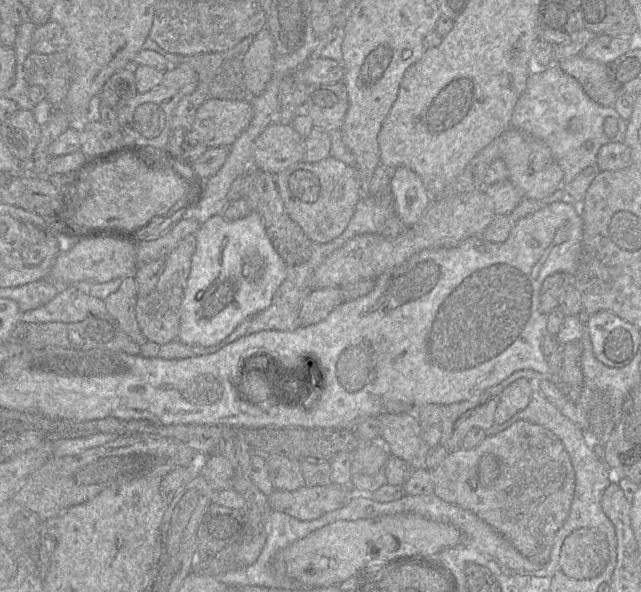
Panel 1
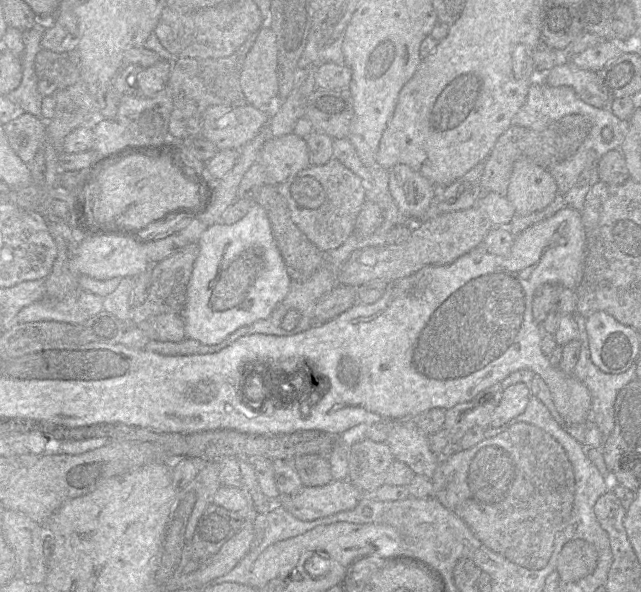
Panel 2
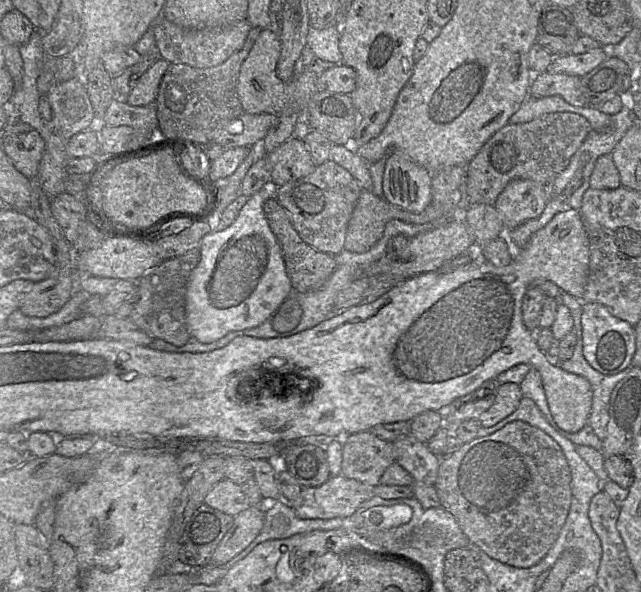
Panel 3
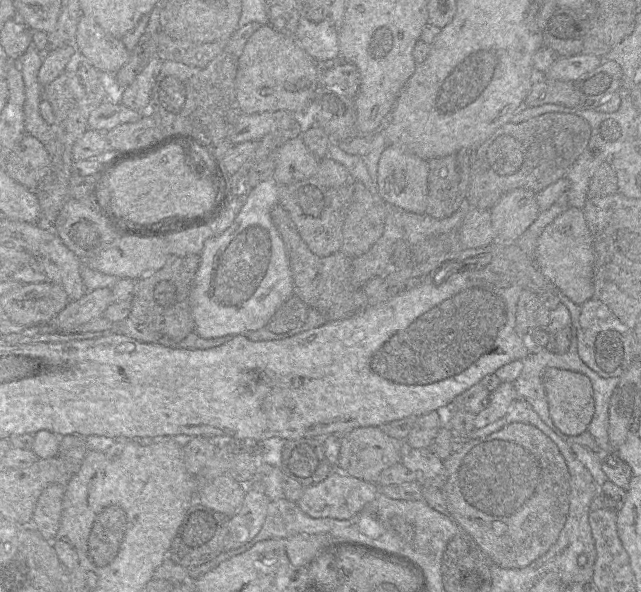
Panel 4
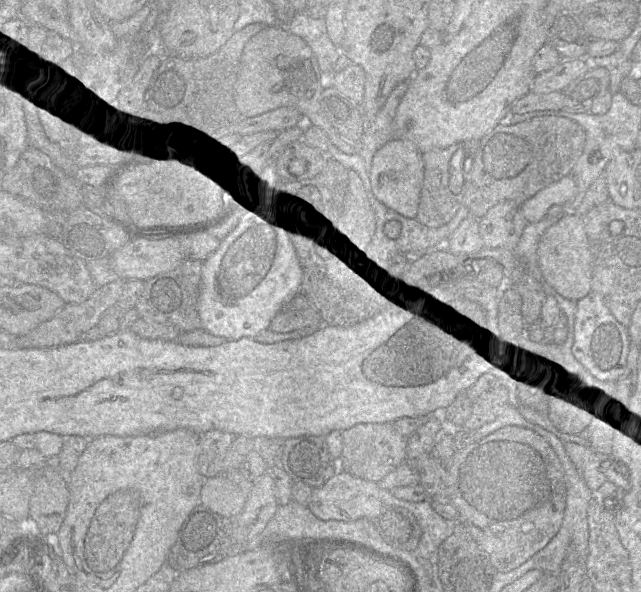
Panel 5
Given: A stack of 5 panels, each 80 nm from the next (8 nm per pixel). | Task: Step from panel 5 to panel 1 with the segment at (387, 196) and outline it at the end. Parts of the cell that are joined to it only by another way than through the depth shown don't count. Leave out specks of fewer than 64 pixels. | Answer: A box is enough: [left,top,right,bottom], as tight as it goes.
[390,167,432,228]

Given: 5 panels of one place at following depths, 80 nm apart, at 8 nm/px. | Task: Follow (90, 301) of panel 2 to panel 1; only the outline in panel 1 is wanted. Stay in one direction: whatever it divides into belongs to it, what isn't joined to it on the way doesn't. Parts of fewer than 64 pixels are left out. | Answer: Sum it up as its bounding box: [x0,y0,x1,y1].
[21,286,106,323]

